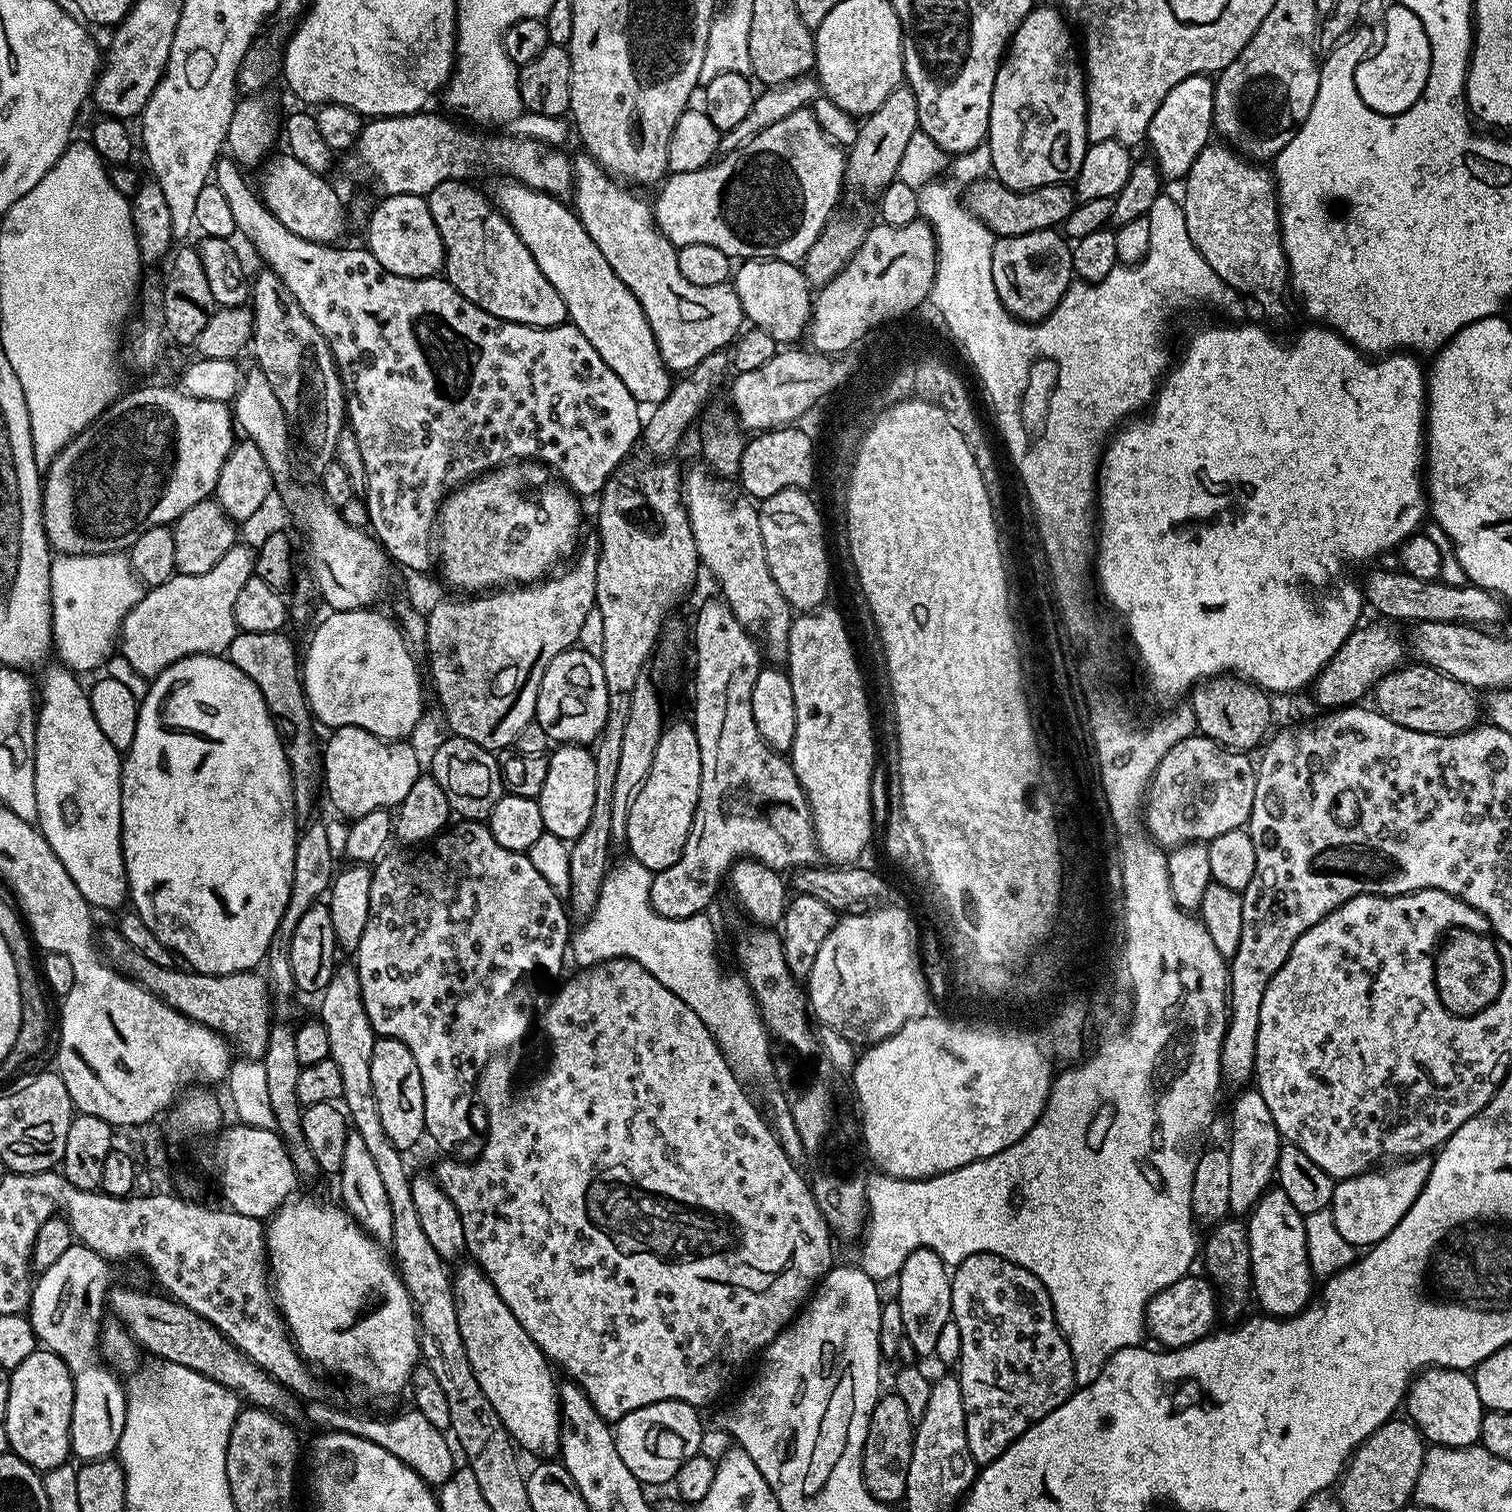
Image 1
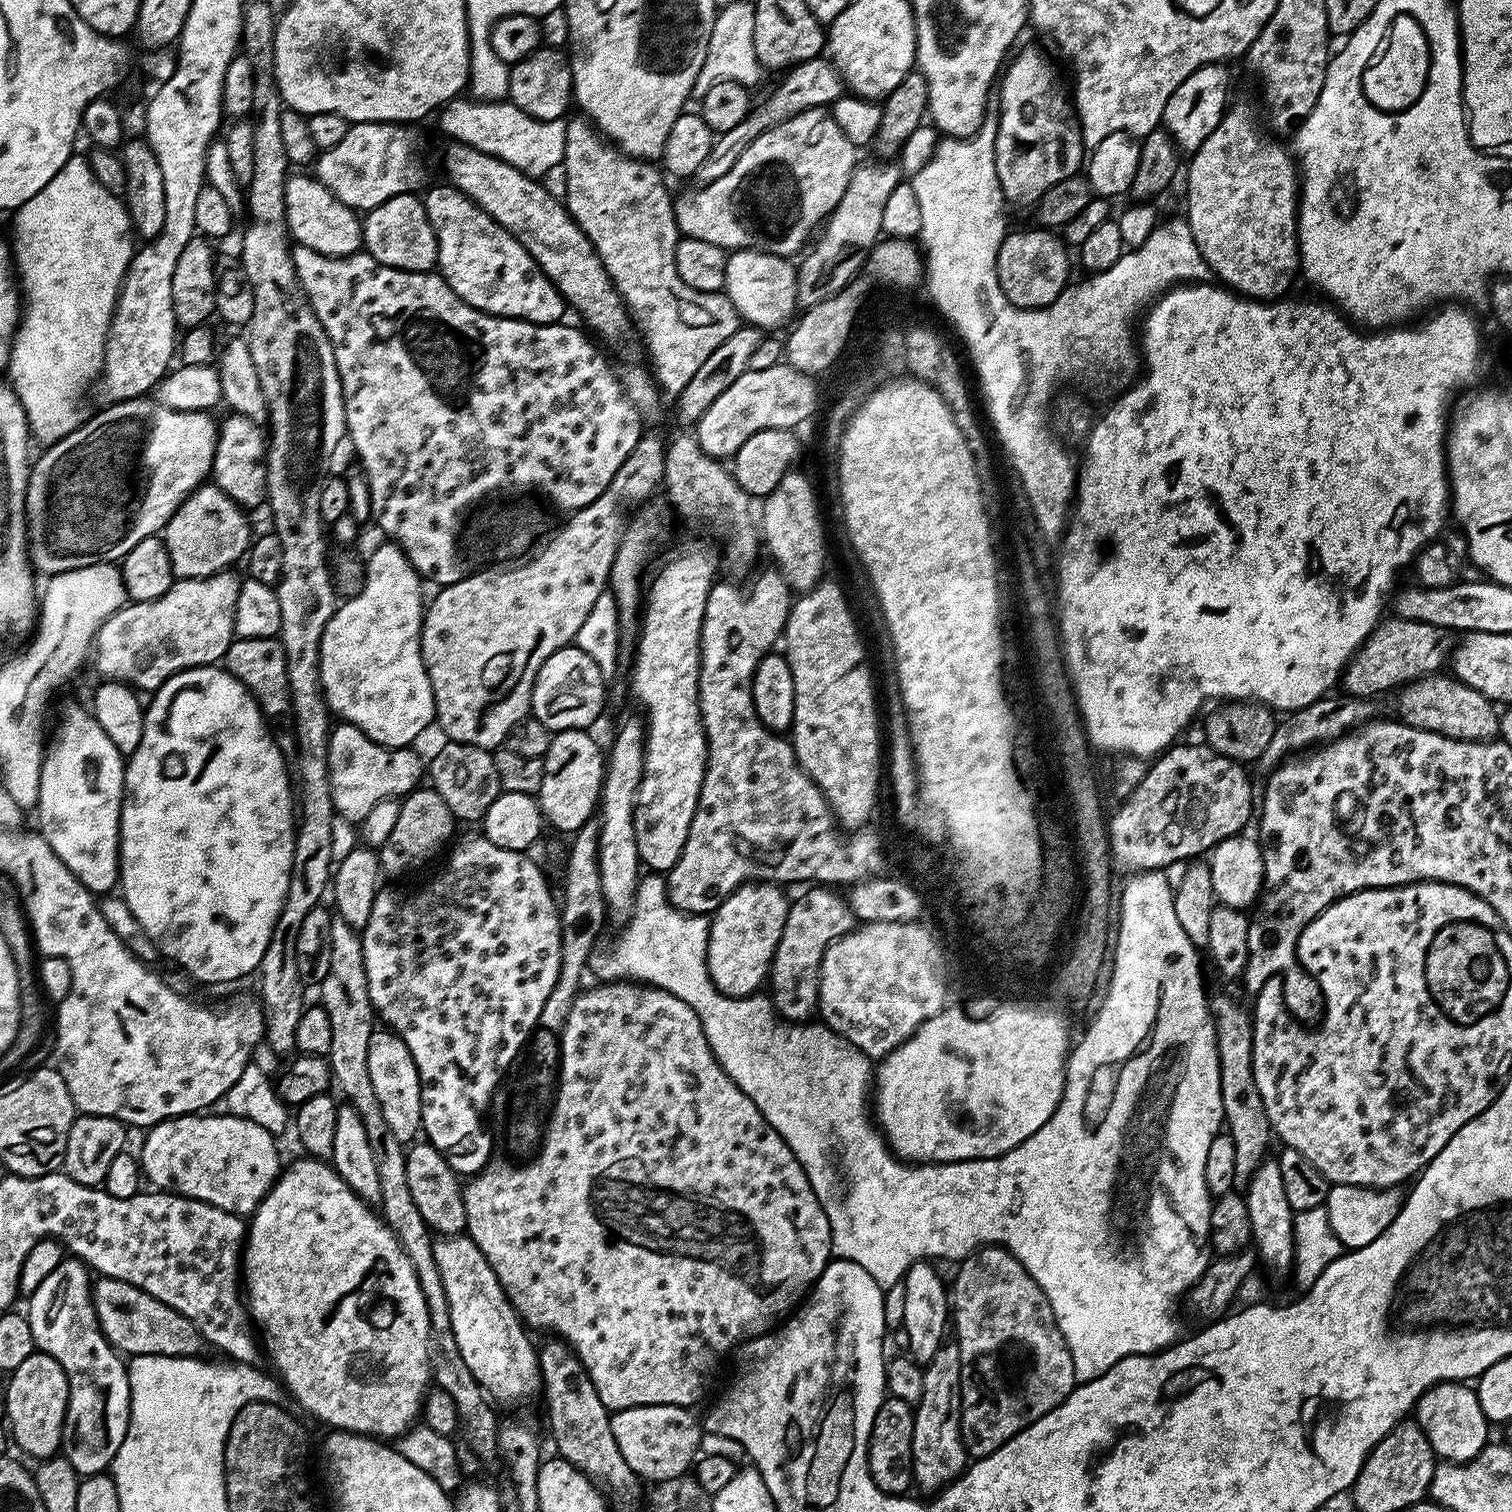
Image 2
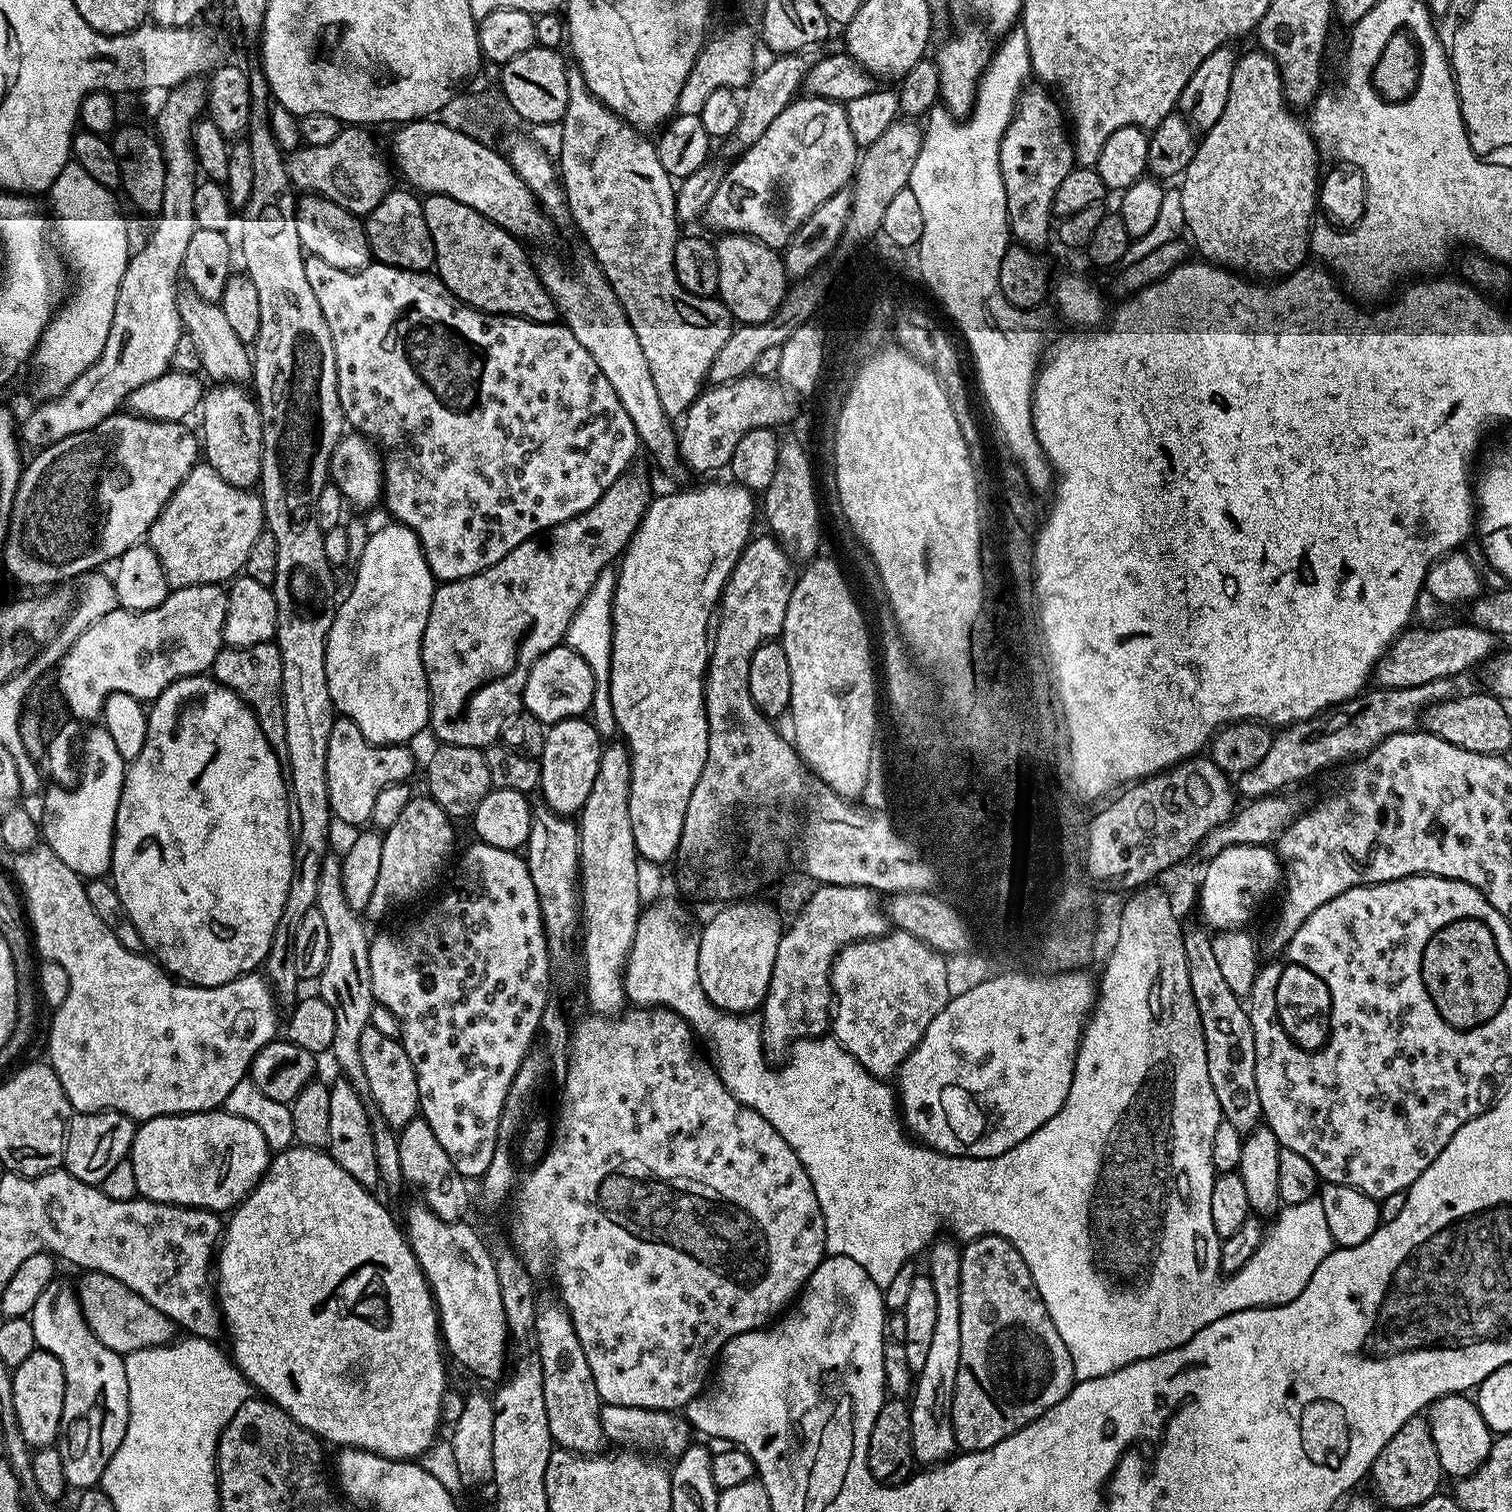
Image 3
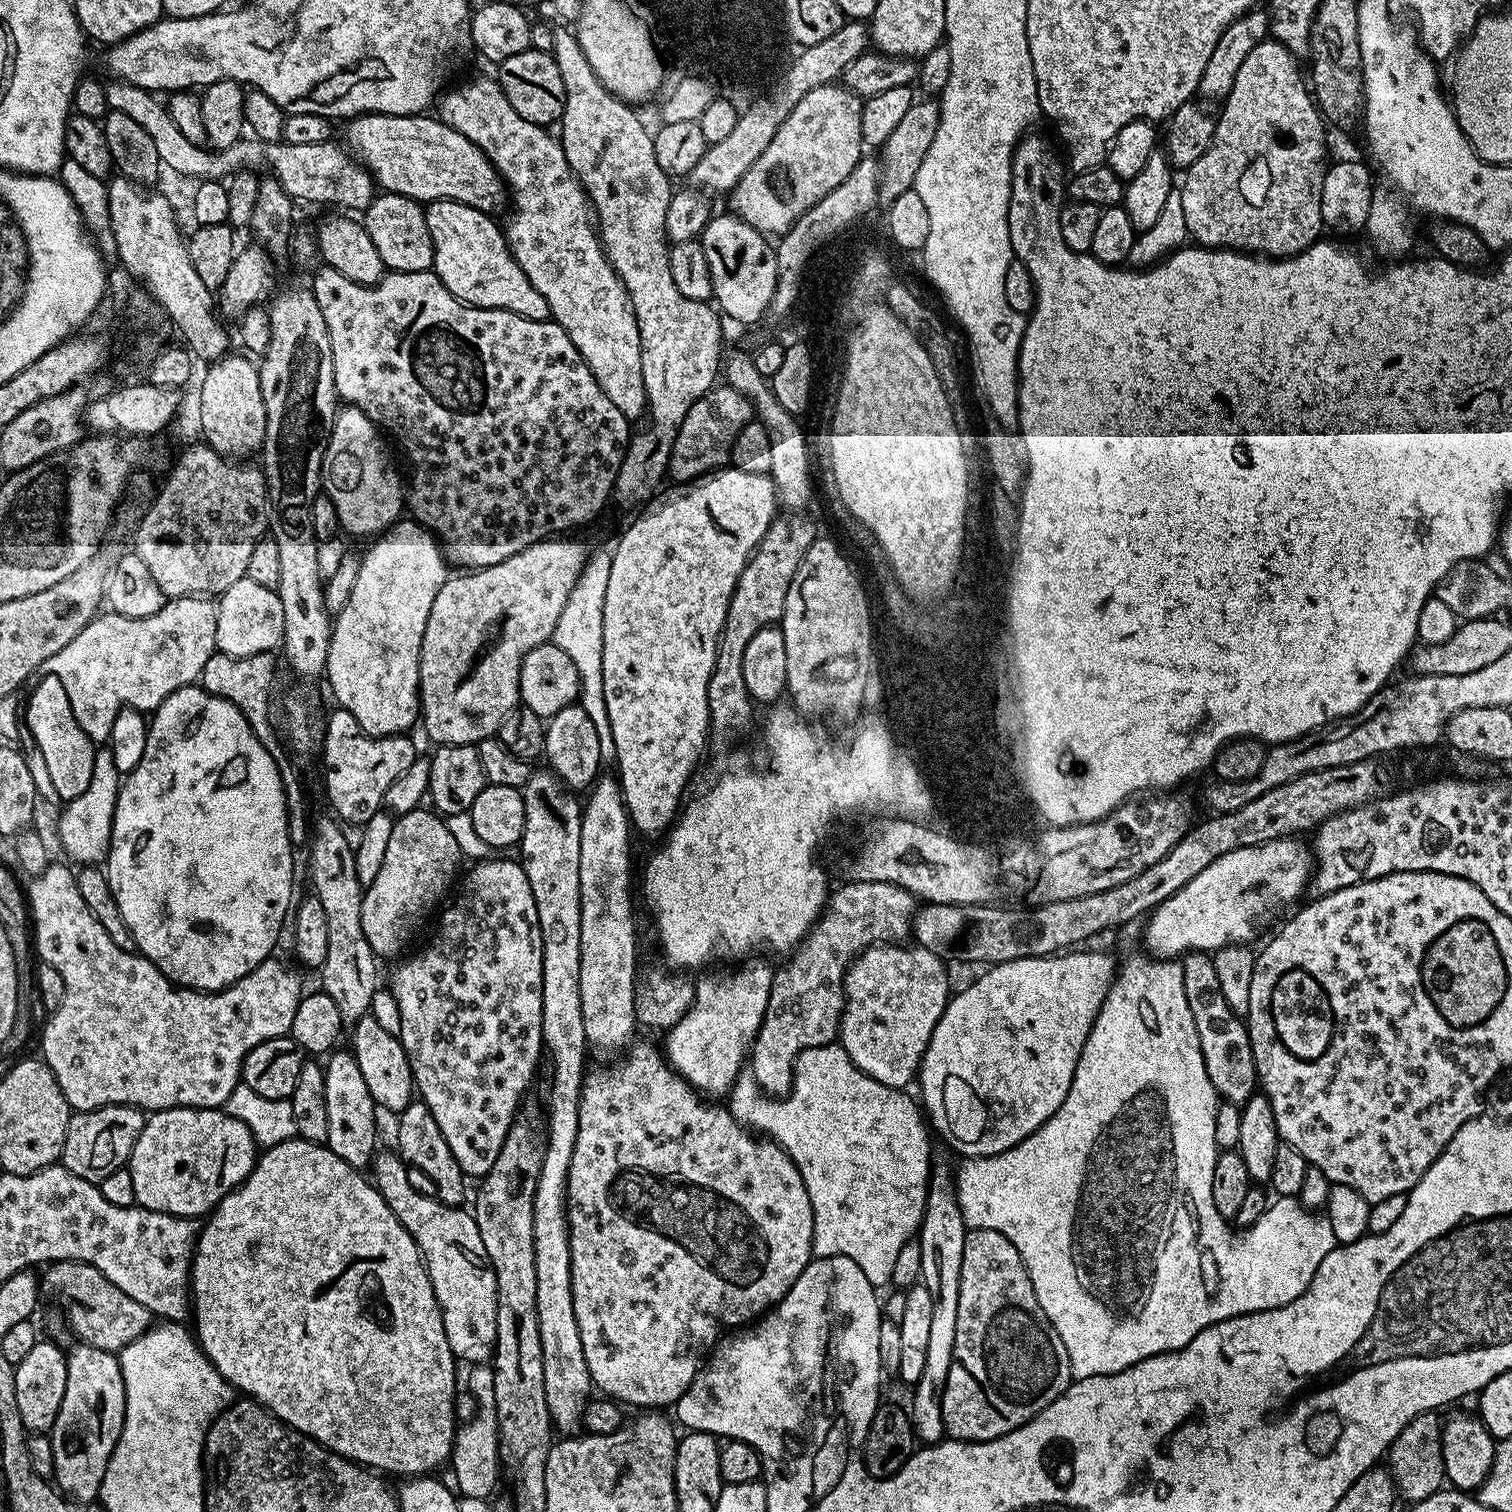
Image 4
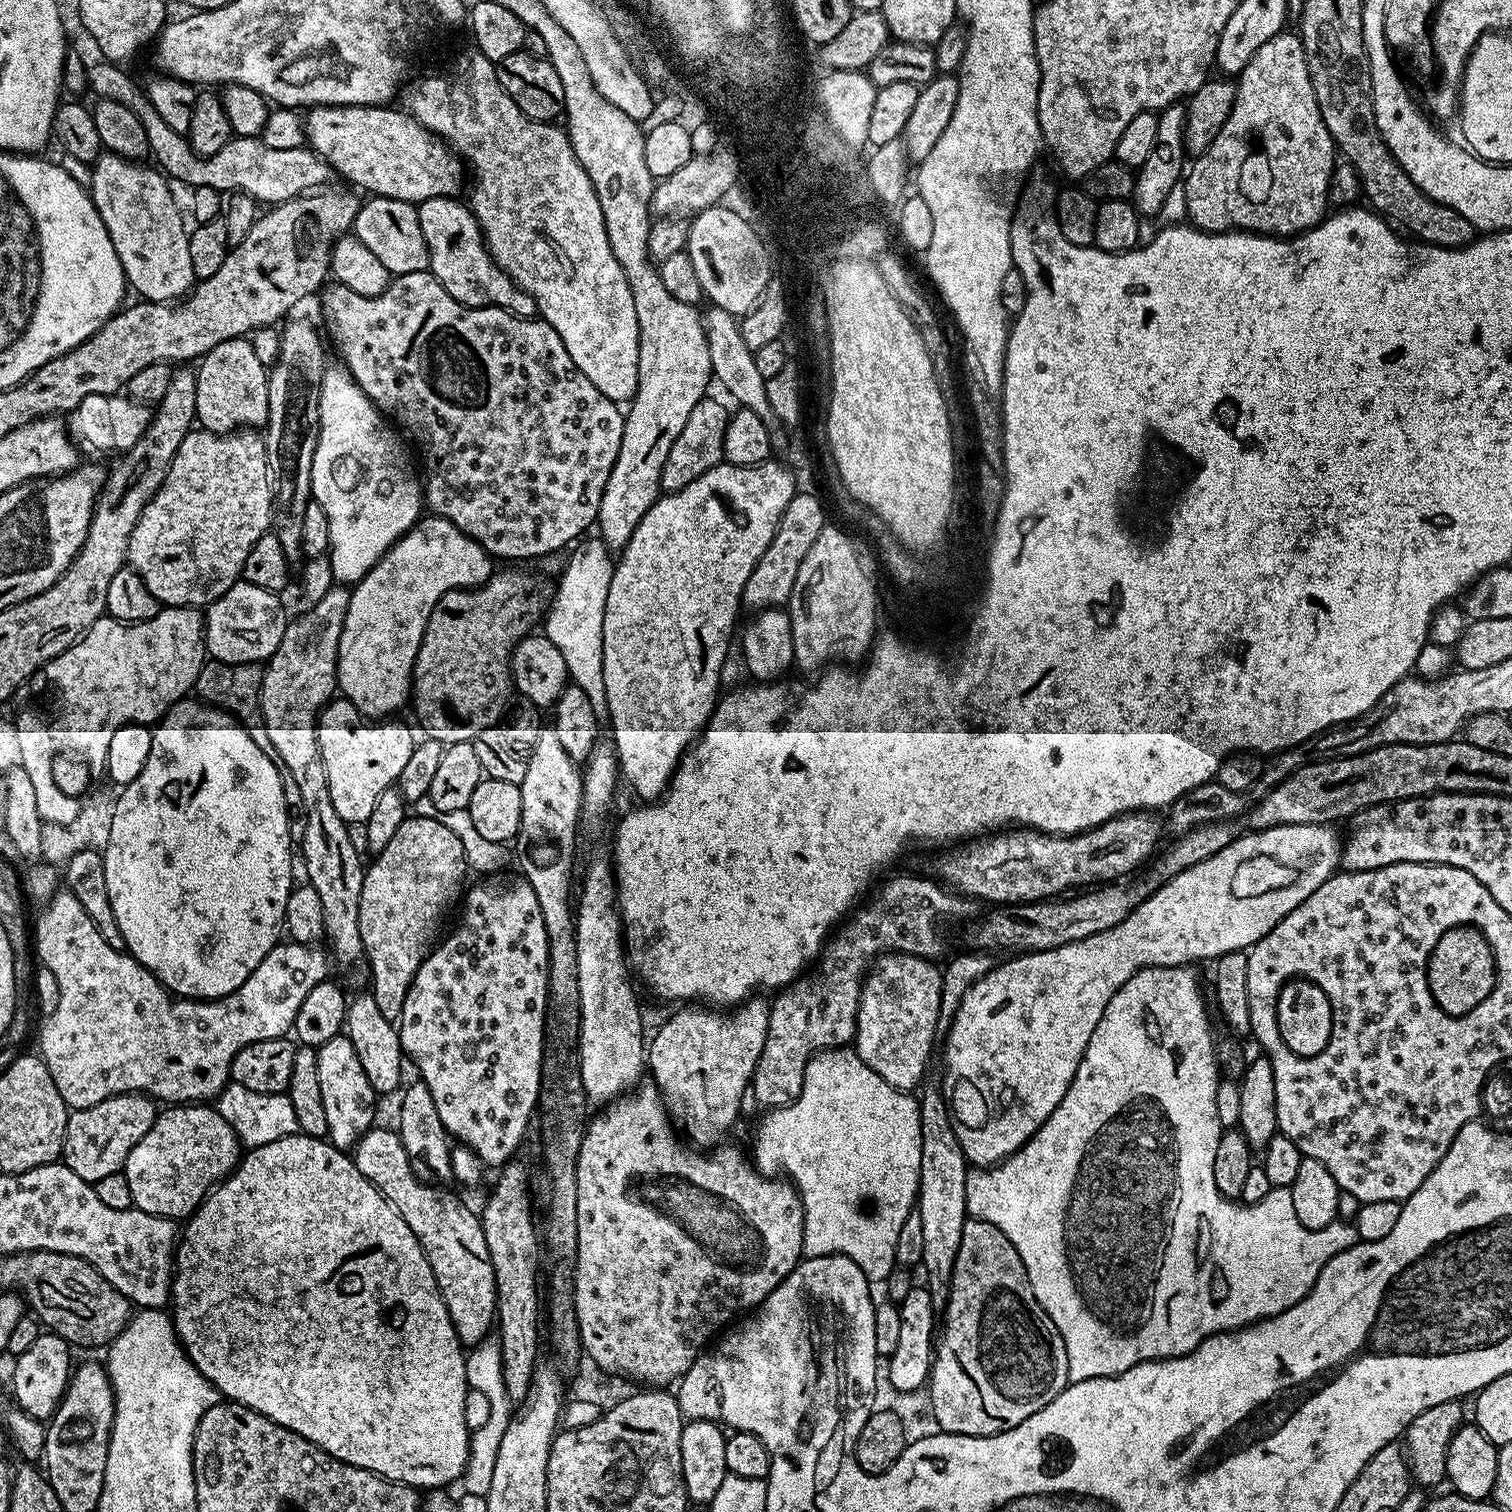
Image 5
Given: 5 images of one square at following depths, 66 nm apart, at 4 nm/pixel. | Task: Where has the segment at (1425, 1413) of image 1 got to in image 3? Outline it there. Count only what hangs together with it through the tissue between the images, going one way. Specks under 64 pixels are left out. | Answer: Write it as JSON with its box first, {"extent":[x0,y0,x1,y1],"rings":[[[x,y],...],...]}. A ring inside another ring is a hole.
{"extent":[1426,1394,1494,1477],"rings":[[[1464,1394],[1438,1398],[1433,1404],[1428,1405],[1426,1419],[1445,1477],[1469,1476],[1474,1474],[1474,1470],[1478,1470],[1478,1466],[1482,1466],[1482,1462],[1486,1462],[1492,1449],[1494,1433],[1486,1426],[1475,1399]]]}

